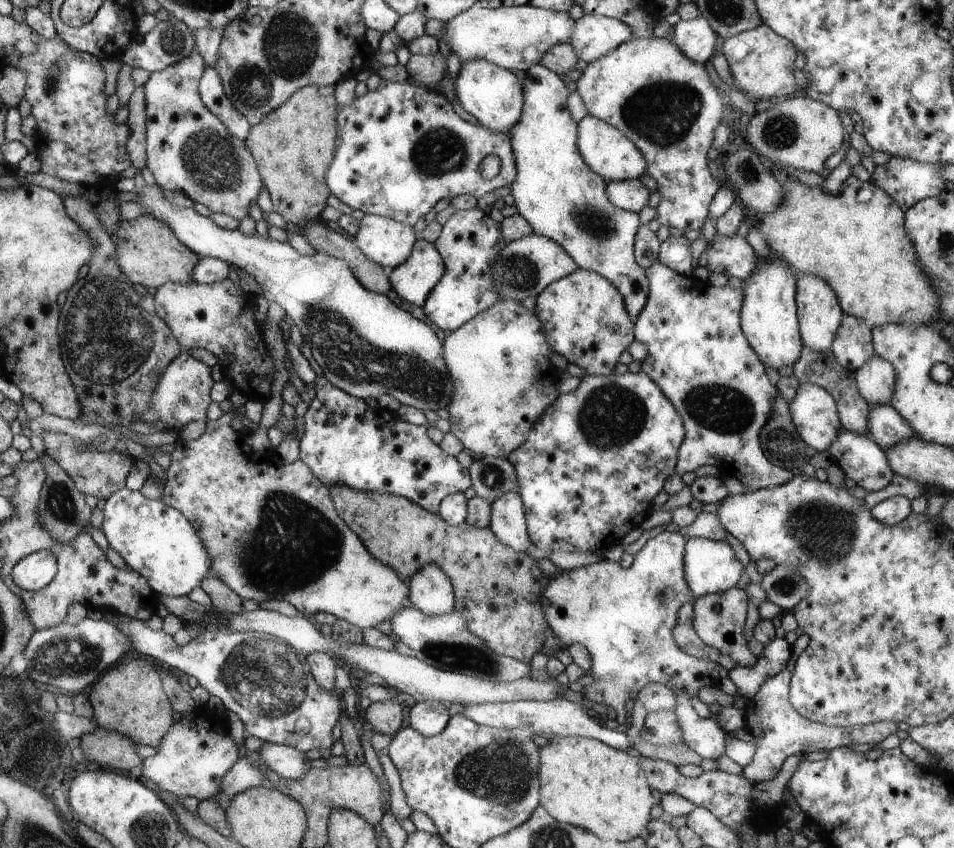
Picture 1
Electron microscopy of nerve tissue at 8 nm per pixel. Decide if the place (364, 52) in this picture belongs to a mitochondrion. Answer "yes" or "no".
no

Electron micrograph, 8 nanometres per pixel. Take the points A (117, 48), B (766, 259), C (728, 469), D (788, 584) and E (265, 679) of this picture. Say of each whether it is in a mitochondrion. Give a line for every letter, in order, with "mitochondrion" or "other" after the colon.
A: other
B: other
C: other
D: mitochondrion
E: mitochondrion

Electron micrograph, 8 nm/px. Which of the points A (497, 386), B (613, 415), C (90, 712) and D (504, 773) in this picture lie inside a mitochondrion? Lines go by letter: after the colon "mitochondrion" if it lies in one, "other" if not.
A: other
B: mitochondrion
C: other
D: mitochondrion

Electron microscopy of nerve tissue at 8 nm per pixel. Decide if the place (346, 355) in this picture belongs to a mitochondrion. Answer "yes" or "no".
yes

